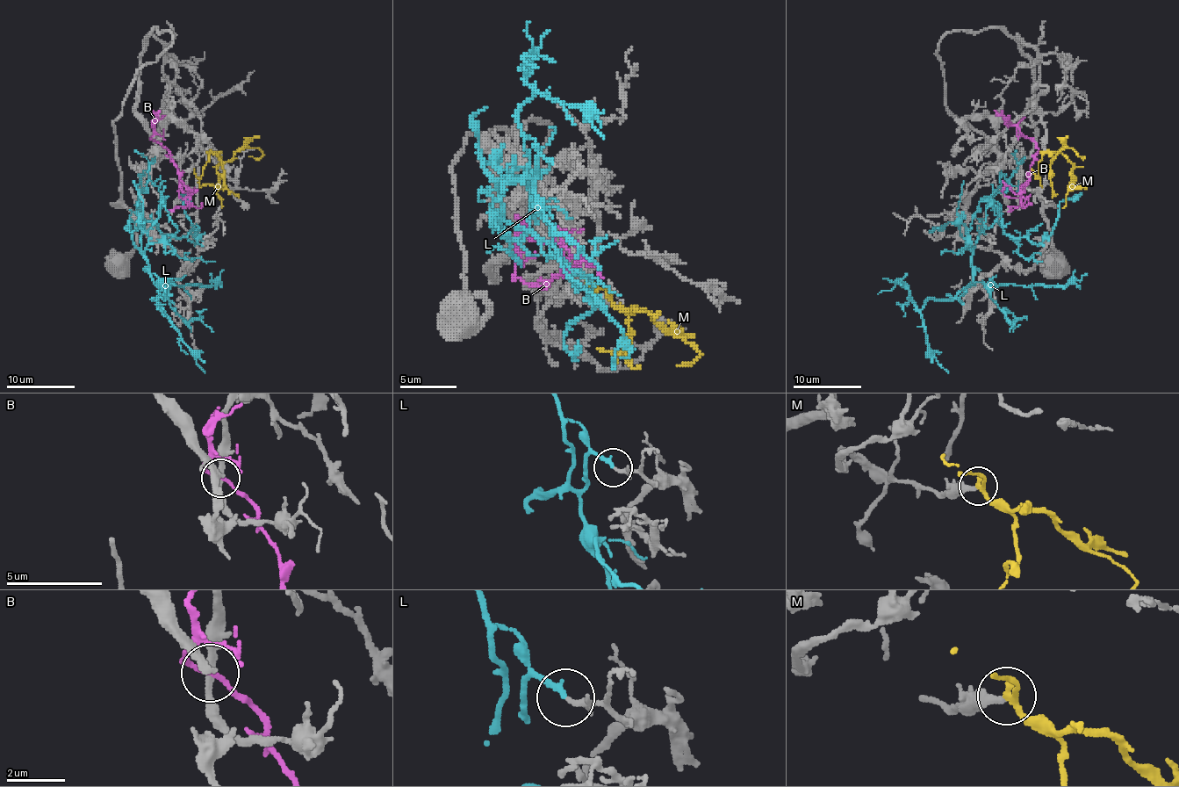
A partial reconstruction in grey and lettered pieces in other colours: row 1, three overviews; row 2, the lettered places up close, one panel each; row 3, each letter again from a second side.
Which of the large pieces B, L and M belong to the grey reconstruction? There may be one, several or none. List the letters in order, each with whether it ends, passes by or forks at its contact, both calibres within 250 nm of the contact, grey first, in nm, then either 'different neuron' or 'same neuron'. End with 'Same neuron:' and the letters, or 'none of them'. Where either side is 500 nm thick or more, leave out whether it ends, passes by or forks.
B: it passes by; calibres 240 and 150 nm; different neuron
L: it ends; calibres 200 and 180 nm; different neuron
M: it passes by; calibres 200 and 190 nm; same neuron
Same neuron: M

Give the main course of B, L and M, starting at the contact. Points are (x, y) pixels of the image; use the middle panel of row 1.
B: (523, 283), (543, 289), (557, 275), (560, 266), (578, 257), (578, 260), (571, 266), (564, 260), (557, 227)
L: (552, 163), (541, 155), (532, 177), (498, 181), (498, 198), (585, 280), (592, 308), (564, 346), (578, 340)
M: (606, 297), (626, 312), (643, 312), (691, 342), (700, 354), (691, 363), (677, 365)

